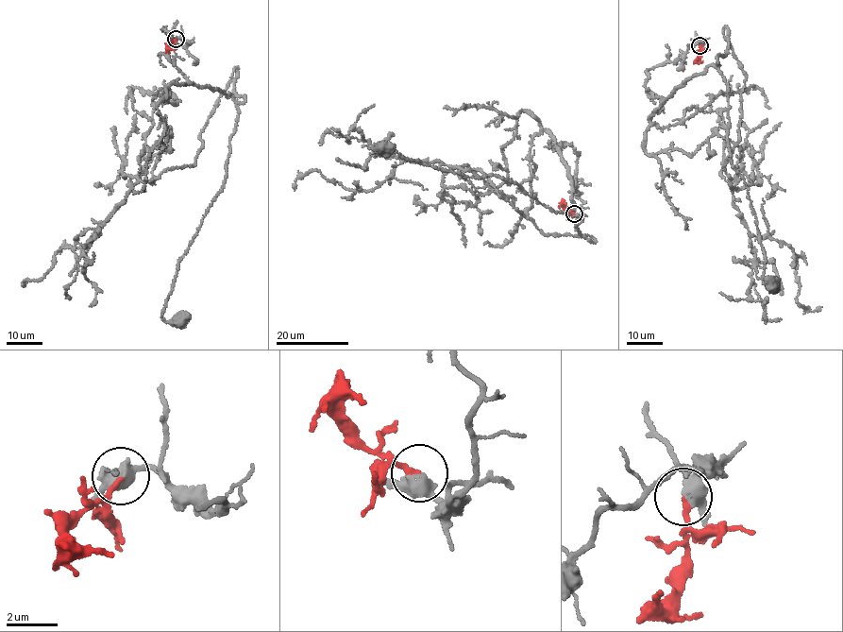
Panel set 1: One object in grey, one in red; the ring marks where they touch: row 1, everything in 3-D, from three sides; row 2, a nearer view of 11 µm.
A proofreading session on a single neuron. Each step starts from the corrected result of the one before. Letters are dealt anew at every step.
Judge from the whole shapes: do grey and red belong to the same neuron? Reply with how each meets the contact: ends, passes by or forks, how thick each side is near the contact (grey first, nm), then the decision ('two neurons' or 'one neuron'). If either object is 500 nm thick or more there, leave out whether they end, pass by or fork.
grey forks | red ends | 360/220 nm | two neurons

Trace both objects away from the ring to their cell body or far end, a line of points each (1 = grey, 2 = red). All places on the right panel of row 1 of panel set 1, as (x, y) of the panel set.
1: (700, 44), (647, 71), (646, 92), (663, 101), (720, 73), (771, 282)
2: (700, 45), (697, 59)

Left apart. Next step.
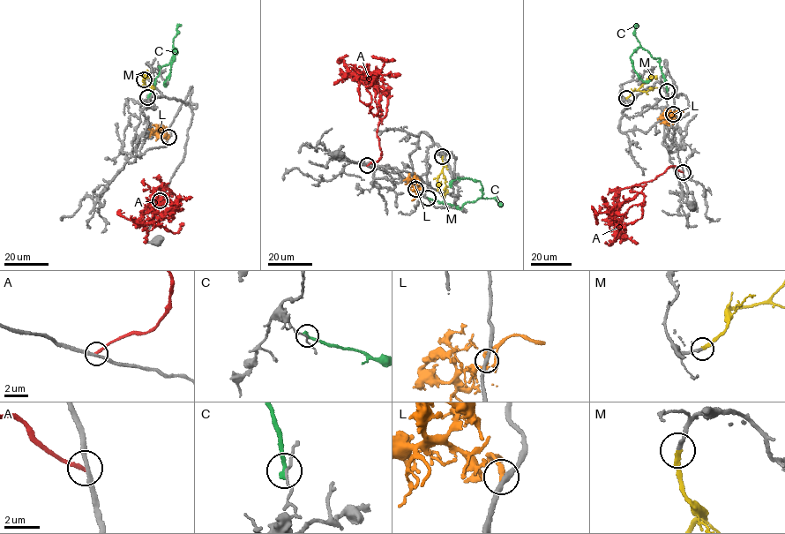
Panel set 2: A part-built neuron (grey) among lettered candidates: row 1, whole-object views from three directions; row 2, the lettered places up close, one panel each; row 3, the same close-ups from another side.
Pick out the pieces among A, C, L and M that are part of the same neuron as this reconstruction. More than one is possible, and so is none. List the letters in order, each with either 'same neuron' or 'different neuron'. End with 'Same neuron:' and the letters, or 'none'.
A: different neuron
C: different neuron
L: different neuron
M: same neuron
Same neuron: M

